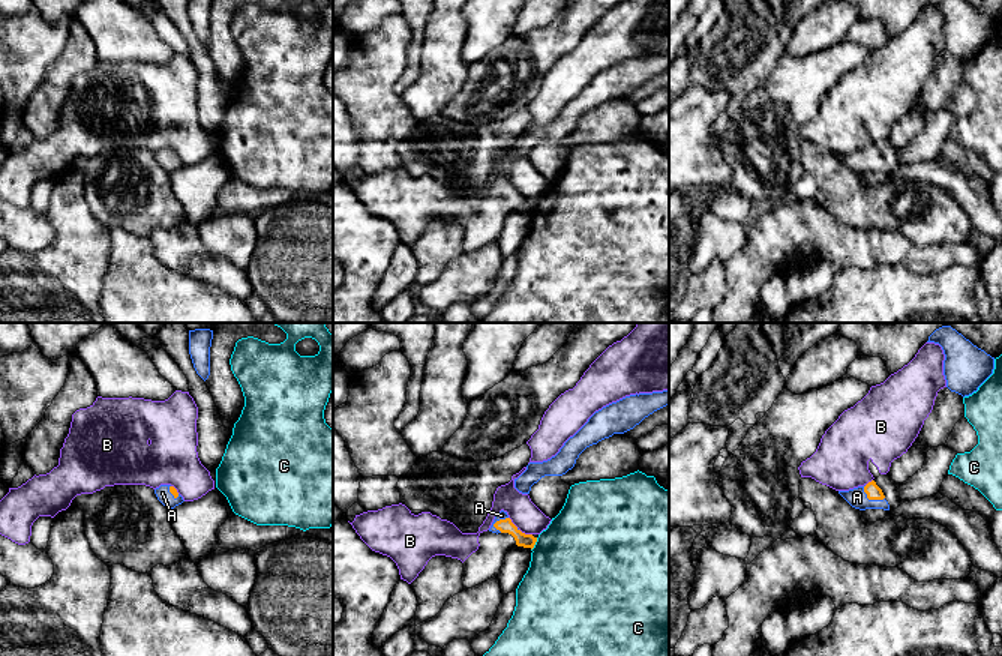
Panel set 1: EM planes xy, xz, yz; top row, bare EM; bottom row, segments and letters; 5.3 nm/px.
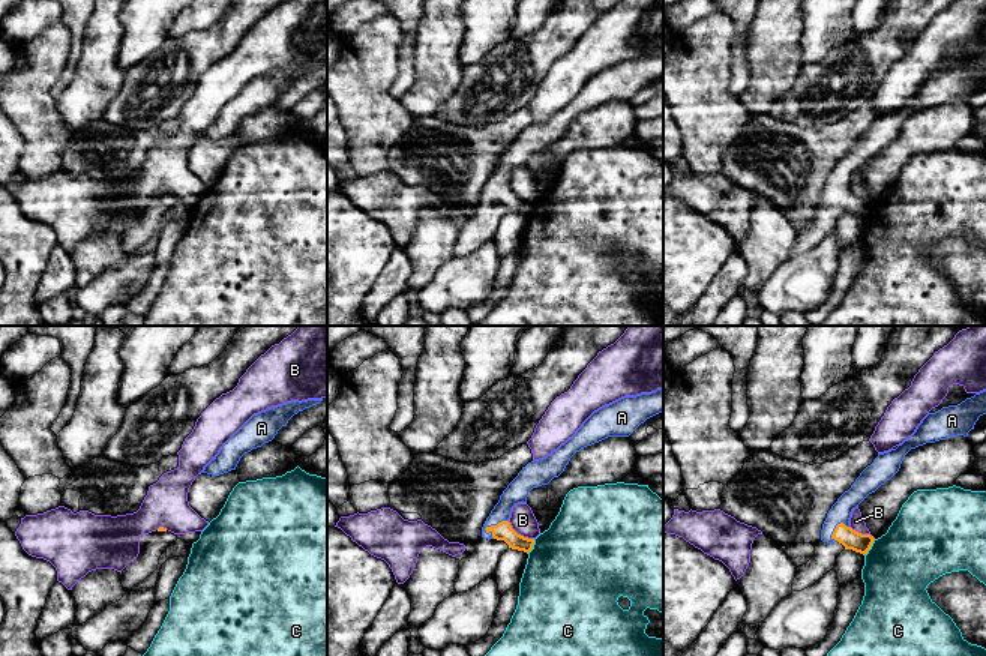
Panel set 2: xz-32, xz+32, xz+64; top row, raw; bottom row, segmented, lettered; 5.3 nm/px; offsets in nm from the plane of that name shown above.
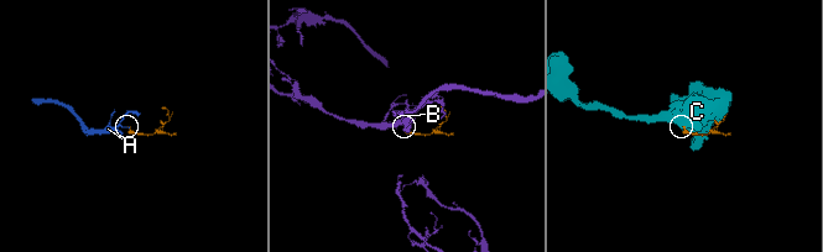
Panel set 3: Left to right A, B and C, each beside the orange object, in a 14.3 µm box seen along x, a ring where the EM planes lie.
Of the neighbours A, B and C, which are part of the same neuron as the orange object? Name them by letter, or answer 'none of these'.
A

